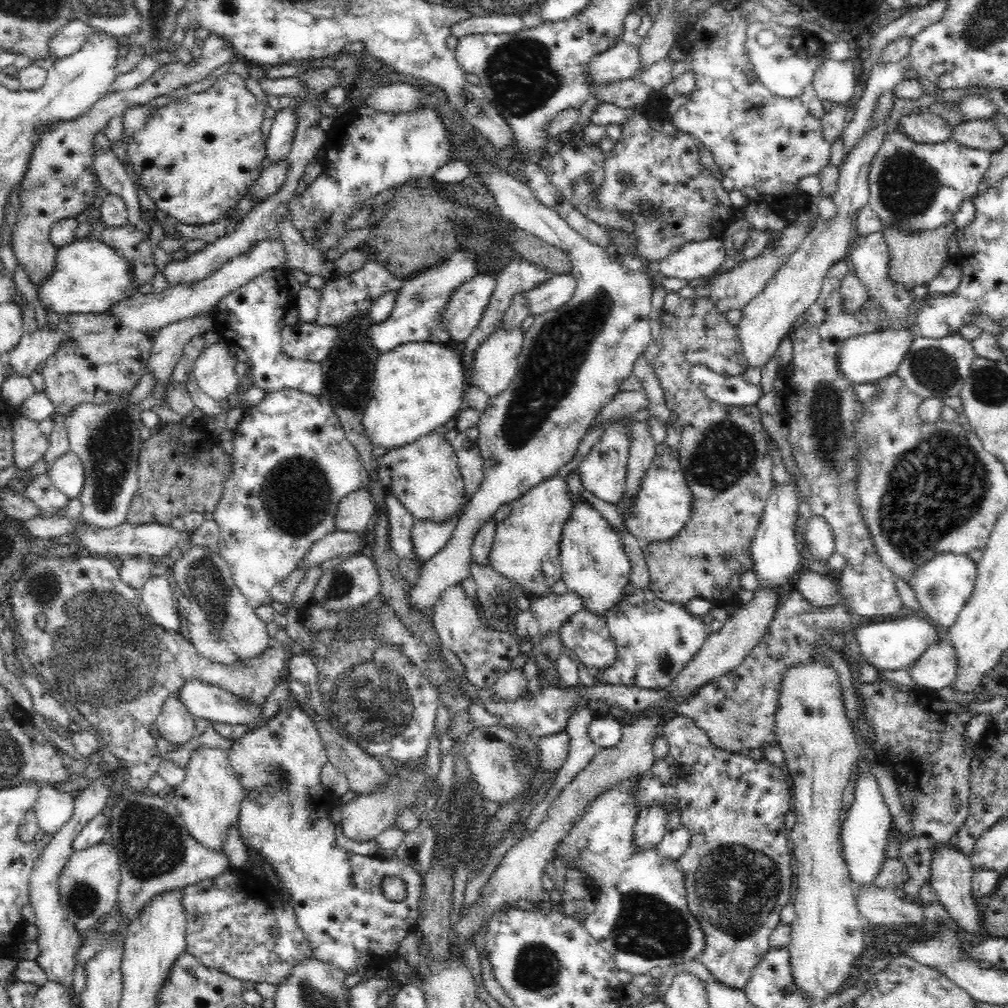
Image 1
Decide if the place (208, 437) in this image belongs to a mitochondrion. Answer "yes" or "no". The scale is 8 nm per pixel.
no

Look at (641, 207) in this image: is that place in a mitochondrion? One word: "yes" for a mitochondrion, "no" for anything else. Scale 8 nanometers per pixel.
yes

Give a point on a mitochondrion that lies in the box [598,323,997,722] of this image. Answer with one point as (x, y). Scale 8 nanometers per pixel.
(938, 485)

